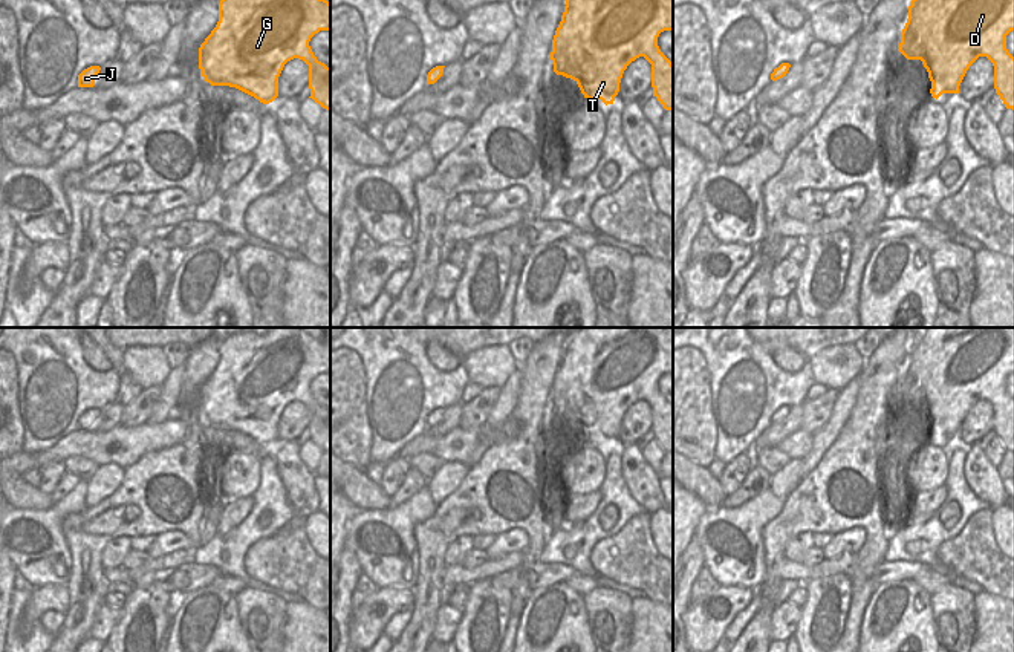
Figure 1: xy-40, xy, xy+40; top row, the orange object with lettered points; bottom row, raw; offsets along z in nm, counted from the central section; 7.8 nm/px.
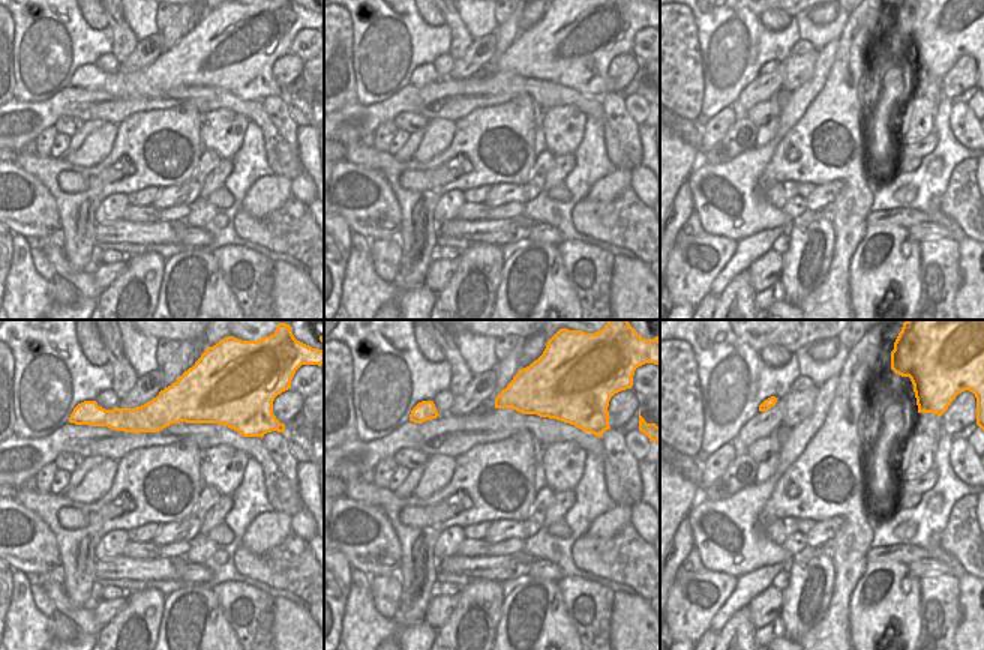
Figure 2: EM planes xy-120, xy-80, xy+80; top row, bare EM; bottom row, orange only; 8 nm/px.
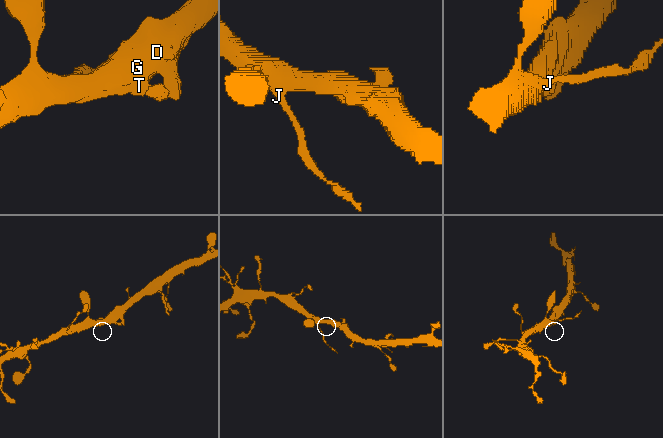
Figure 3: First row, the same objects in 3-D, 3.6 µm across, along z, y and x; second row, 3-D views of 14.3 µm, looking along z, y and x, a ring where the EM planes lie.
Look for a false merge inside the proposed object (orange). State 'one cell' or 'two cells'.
one cell

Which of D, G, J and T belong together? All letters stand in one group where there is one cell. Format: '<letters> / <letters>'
D G J T

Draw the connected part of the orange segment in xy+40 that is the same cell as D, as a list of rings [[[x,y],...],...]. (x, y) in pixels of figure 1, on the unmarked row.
[[[927,328],[913,335],[908,361],[901,375],[899,395],[907,403],[921,403],[931,424],[930,436],[959,436],[959,429],[979,401],[986,399],[994,409],[994,432],[1006,452],[1014,453],[1014,399],[1006,392],[1006,378],[1014,373],[1014,328]]]

